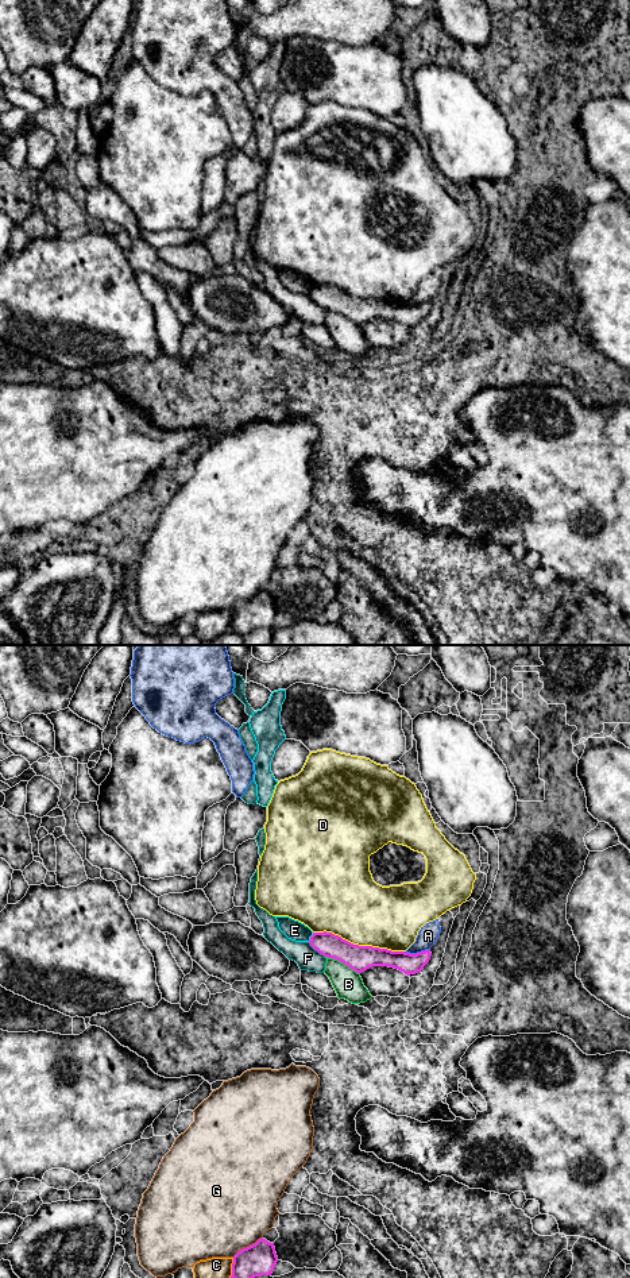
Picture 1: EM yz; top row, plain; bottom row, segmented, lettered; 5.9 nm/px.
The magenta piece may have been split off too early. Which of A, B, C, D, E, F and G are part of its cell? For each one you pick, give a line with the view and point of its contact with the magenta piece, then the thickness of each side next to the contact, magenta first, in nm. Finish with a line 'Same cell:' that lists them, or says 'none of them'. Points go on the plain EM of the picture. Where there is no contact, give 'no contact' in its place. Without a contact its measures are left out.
Same cell: none of them

